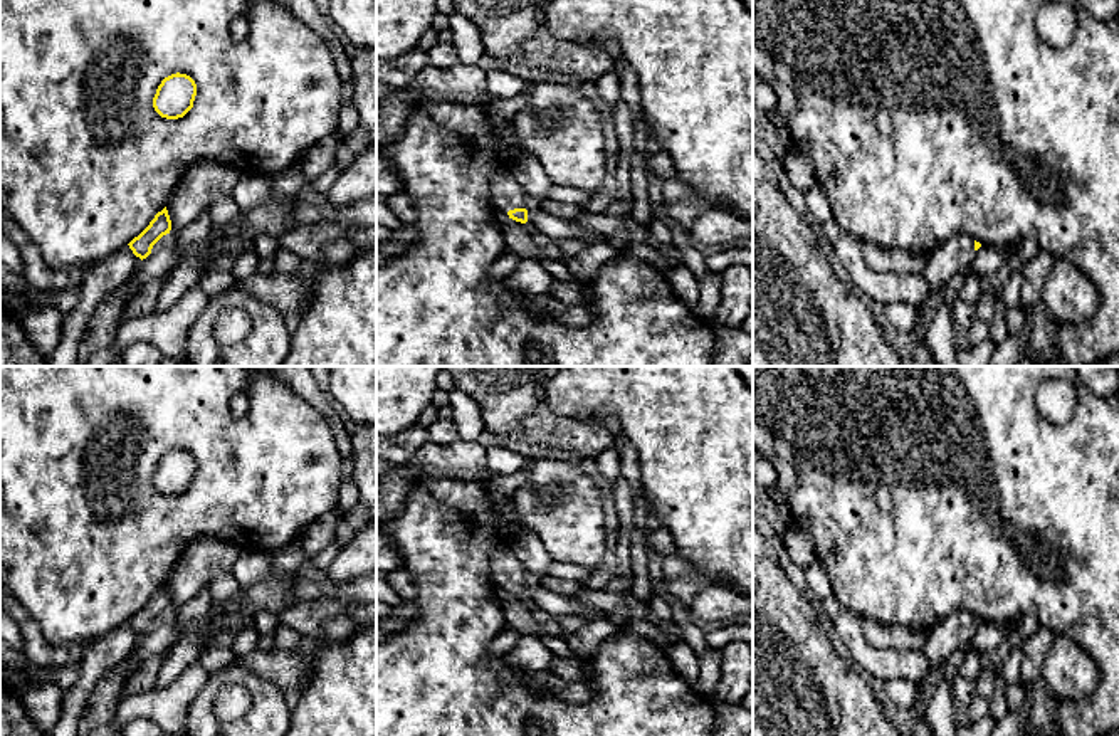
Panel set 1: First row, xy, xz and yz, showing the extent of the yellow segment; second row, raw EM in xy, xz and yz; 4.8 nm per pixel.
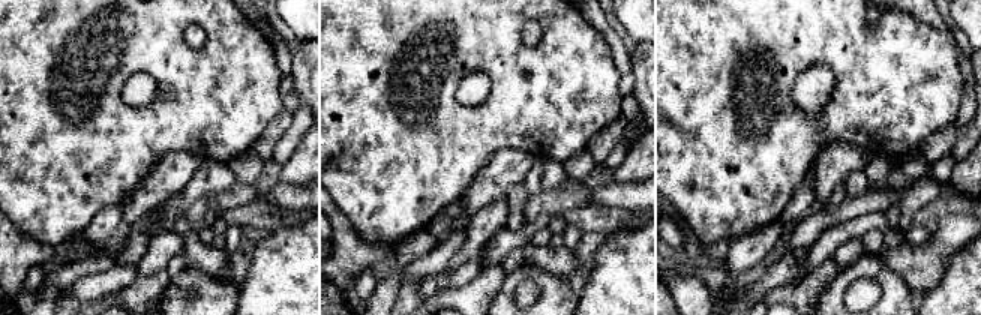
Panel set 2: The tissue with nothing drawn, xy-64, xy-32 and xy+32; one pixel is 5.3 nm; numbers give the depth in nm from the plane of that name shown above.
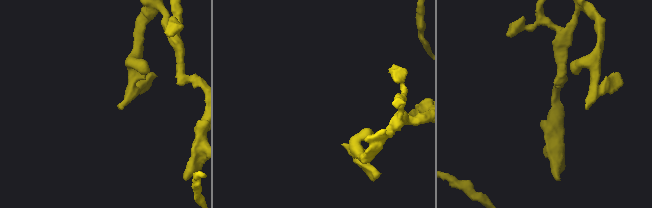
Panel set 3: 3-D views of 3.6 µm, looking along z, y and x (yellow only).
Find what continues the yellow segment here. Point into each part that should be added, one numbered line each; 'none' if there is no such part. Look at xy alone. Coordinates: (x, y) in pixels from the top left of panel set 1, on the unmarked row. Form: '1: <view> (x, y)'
none

